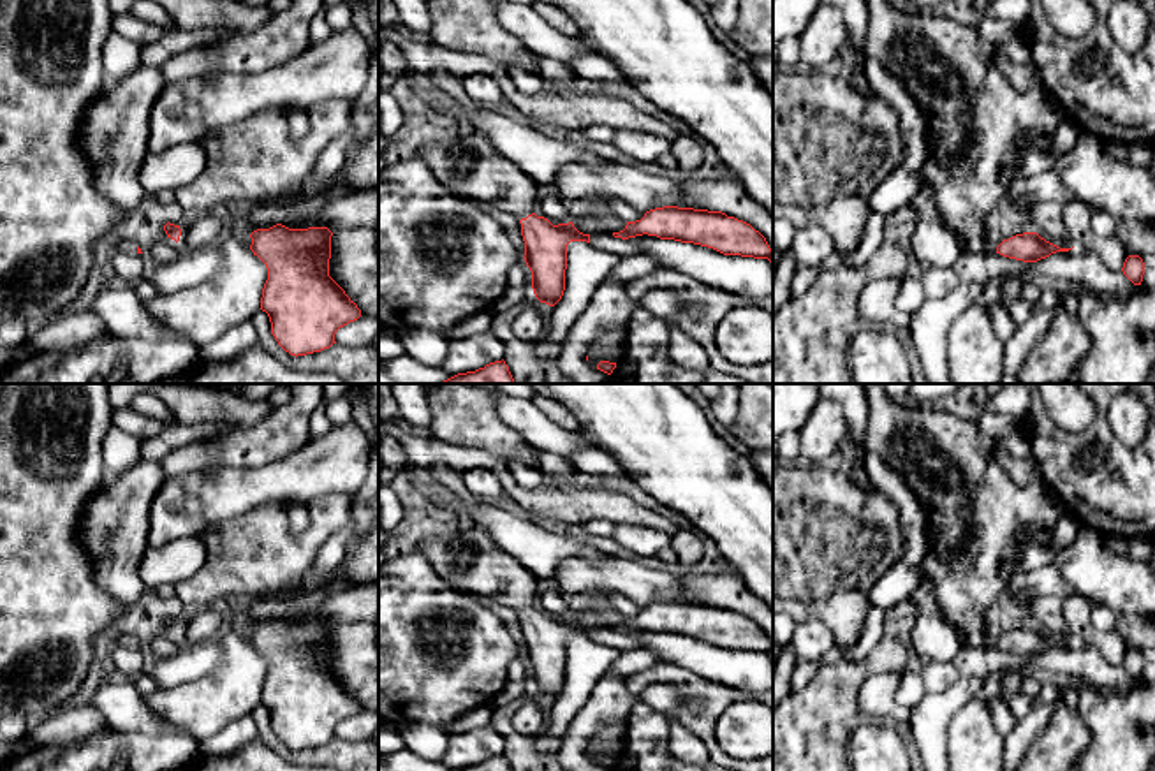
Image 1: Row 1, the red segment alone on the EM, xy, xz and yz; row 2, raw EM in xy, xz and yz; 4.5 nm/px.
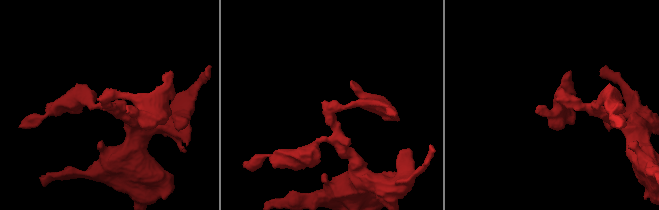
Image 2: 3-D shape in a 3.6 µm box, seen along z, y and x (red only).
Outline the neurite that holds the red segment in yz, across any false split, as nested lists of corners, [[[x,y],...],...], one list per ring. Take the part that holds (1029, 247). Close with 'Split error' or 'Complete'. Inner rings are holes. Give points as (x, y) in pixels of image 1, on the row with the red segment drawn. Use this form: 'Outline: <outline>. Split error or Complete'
Outline: [[[866,0],[868,9],[868,23],[866,23],[866,46],[864,46],[864,56],[870,60],[879,62],[886,70],[889,70],[894,77],[898,77],[905,90],[919,102],[919,106],[924,111],[926,125],[930,128],[930,155],[923,167],[917,171],[917,174],[924,180],[924,188],[930,190],[931,204],[933,204],[933,217],[940,220],[961,243],[961,248],[965,253],[981,253],[981,255],[993,255],[1000,253],[1009,259],[1023,261],[1023,262],[1037,262],[1041,259],[1049,257],[1056,252],[1069,252],[1072,248],[1060,248],[1044,238],[1041,238],[1037,232],[1023,232],[1016,234],[1009,239],[1004,239],[998,246],[993,246],[986,239],[986,218],[989,213],[1009,195],[1014,194],[1016,187],[1005,185],[1000,181],[1000,174],[1004,169],[1011,165],[1019,165],[1028,151],[1018,144],[1018,139],[1021,134],[1028,137],[1037,137],[1042,134],[1053,136],[1060,123],[1065,120],[1063,107],[1056,102],[1053,95],[1049,95],[1042,86],[1032,88],[1028,92],[1018,92],[1004,76],[1004,72],[995,65],[991,60],[988,48],[984,48],[979,40],[979,35],[974,26],[961,25],[954,16],[937,16],[931,11],[914,11],[914,9],[900,9],[894,7],[889,0]]]. Split error

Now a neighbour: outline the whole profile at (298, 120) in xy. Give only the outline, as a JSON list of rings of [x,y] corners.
[[[296,106],[294,111],[287,116],[289,128],[294,139],[303,139],[310,128],[310,109]]]

